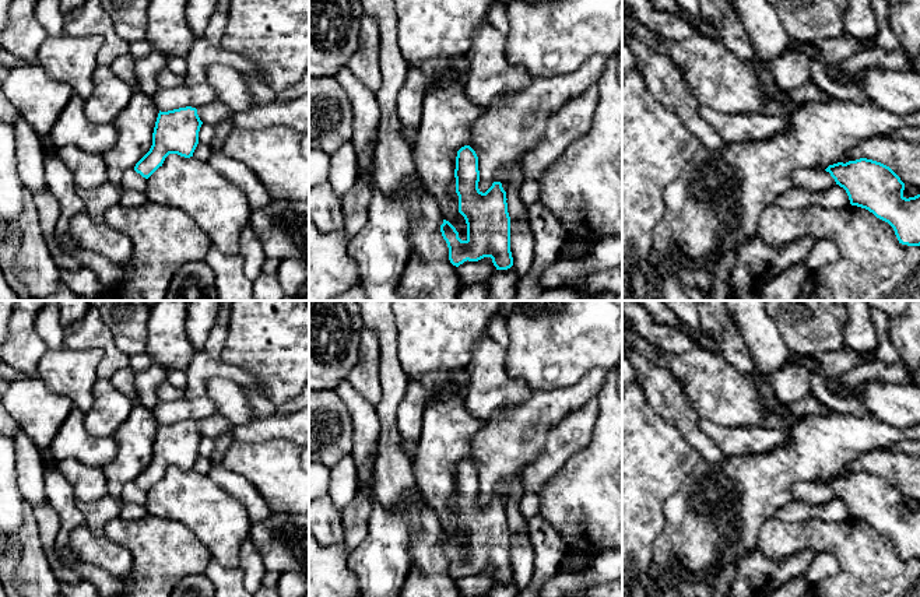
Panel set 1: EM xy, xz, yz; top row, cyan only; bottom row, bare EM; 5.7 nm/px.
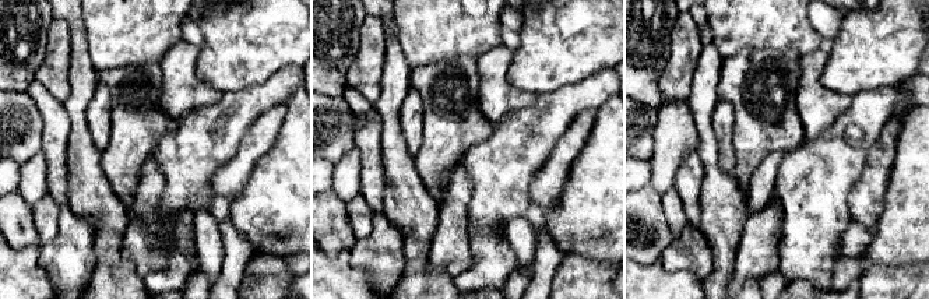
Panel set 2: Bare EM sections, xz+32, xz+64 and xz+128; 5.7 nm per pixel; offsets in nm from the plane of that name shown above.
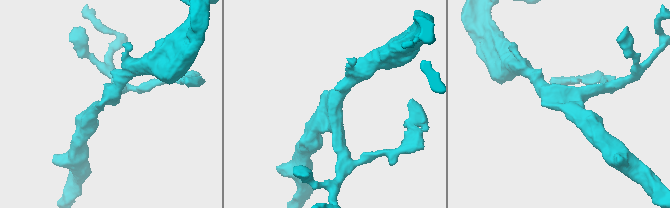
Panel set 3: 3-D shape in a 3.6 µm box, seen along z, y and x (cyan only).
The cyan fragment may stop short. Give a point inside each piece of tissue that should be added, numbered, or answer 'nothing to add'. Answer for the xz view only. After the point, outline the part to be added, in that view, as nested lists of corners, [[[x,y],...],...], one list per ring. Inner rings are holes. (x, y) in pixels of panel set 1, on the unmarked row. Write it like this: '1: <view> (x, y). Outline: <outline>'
nothing to add

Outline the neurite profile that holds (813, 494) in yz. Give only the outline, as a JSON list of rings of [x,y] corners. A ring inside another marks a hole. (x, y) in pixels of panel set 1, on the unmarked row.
[[[798,481],[793,485],[793,495],[796,501],[805,502],[808,505],[818,505],[833,499],[836,495],[826,484],[810,484]]]

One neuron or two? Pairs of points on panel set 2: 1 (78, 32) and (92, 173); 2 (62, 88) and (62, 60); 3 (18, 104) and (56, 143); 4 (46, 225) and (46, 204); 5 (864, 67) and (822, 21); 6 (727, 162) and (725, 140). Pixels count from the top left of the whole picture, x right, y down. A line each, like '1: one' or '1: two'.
1: one
2: one
3: two
4: one
5: two
6: one

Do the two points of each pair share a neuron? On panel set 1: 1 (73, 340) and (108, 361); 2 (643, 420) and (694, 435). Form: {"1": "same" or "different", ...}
{"1": "same", "2": "different"}

